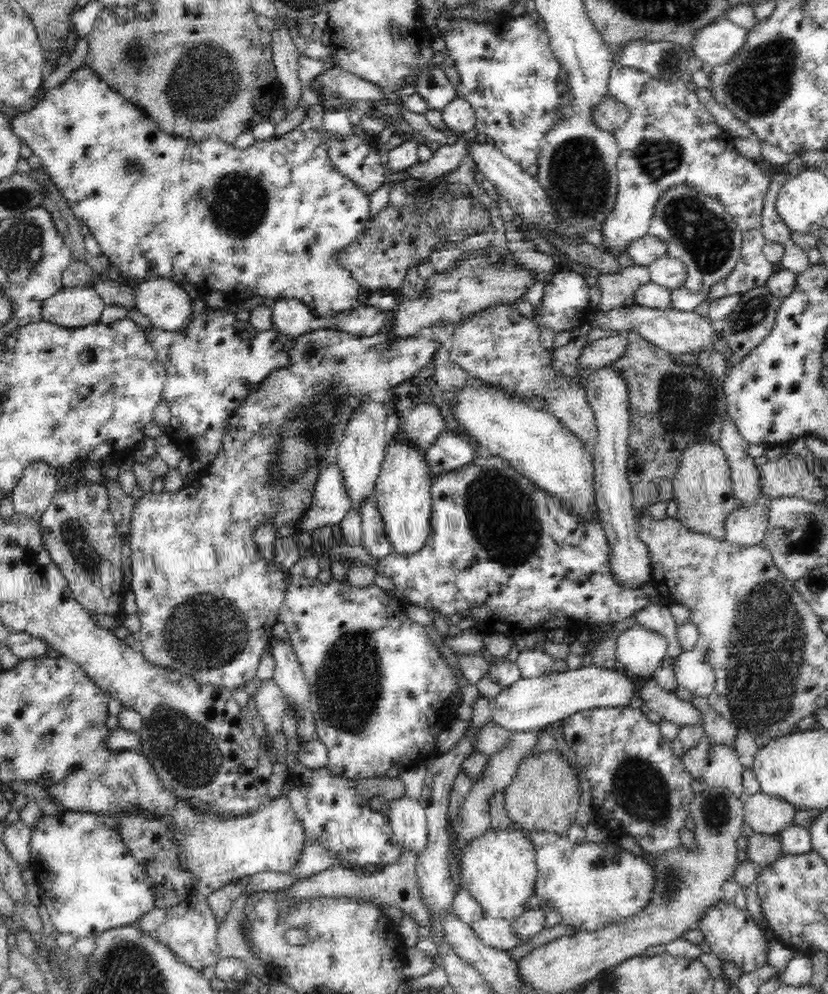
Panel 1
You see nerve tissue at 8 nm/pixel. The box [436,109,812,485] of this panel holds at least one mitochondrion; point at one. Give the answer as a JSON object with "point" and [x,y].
{"point":[578,175]}

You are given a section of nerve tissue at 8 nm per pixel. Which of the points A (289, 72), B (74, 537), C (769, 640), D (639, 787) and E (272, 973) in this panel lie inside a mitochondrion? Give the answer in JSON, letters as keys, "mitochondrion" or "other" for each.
{"A":"other","B":"mitochondrion","C":"mitochondrion","D":"mitochondrion","E":"other"}

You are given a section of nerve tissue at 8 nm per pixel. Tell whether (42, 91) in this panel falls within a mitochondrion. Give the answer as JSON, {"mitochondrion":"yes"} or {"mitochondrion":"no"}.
{"mitochondrion":"no"}

